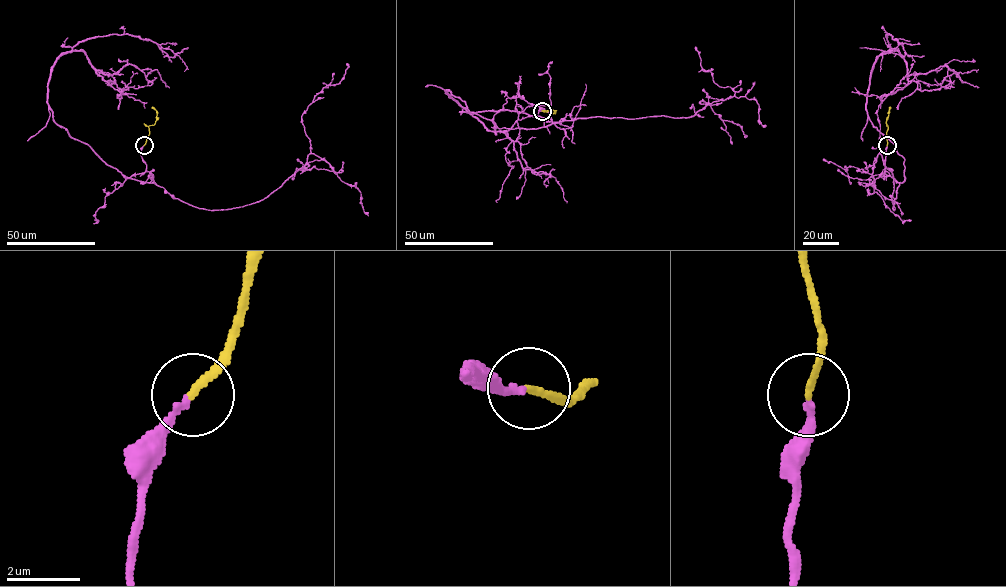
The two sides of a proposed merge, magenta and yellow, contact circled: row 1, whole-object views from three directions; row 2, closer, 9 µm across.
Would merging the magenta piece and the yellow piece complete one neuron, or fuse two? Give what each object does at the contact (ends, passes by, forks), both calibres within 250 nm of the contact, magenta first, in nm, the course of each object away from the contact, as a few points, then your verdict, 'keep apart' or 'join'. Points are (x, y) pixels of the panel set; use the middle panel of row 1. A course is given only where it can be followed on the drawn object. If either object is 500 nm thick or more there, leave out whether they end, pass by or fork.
magenta ends; yellow ends; calibres 140 and 200 nm; course magenta (541, 111), (546, 126), (499, 128), (445, 91), (488, 130), (507, 132), (522, 166), (555, 177), (567, 203); course yellow (541, 111), (554, 110), (549, 114); join

